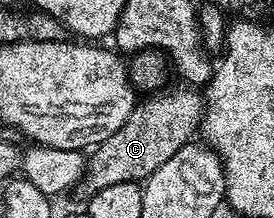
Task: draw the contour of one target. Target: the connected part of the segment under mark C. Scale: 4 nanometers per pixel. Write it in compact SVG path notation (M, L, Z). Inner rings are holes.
M169 88L141 100L134 107L130 119L126 119L110 139L91 150L82 180L83 188L88 188L89 194L102 191L102 187L110 187L113 183L147 181L158 167L162 167L162 163L166 163L166 159L170 159L170 155L174 155L174 151L197 136L200 122L204 120L205 98L201 94L199 97L195 88L180 88L184 89Z

